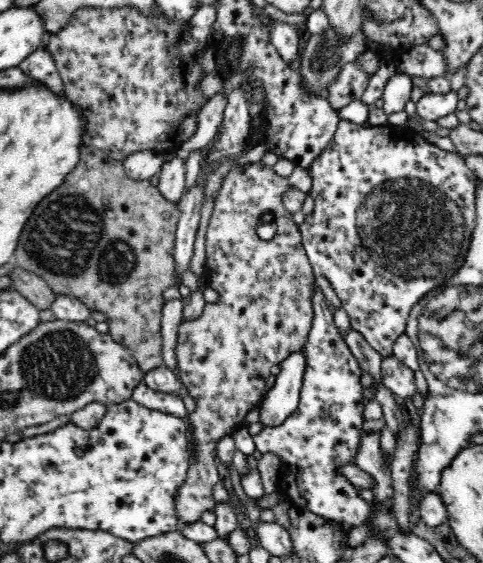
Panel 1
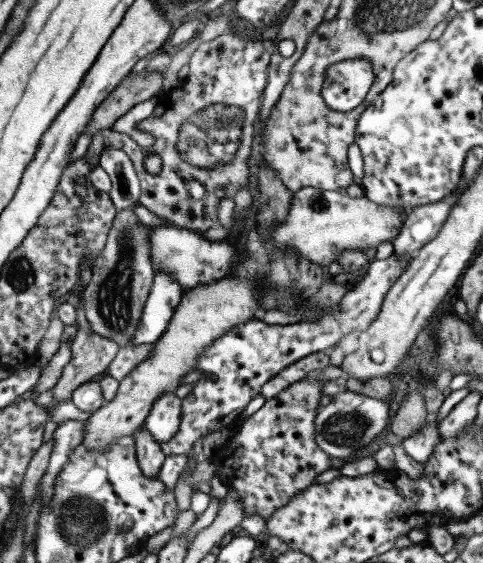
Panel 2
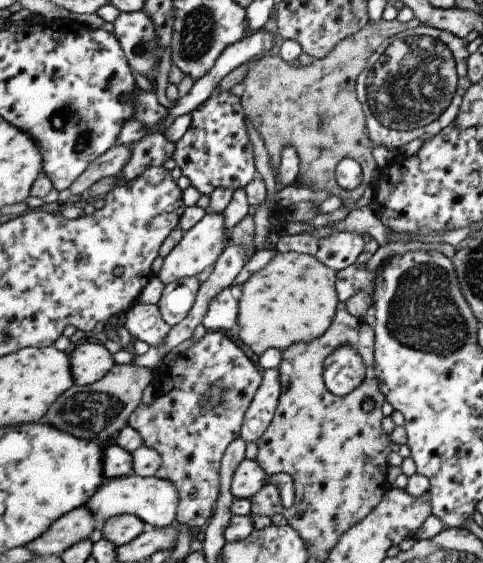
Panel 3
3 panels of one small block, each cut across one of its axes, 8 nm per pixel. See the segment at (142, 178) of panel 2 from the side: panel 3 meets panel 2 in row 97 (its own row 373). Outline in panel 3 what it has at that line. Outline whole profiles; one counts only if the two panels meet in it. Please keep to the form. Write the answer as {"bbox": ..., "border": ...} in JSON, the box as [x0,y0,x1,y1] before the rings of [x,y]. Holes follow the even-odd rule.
{"bbox":[128,331,262,530],"border":[[[207,331],[198,342],[180,354],[174,365],[159,369],[155,378],[156,398],[151,404],[143,402],[132,412],[128,424],[138,431],[148,448],[160,454],[162,464],[156,472],[160,480],[172,482],[178,490],[180,504],[176,508],[176,524],[203,530],[212,516],[220,492],[221,460],[231,442],[241,438],[246,410],[262,380],[262,374],[250,358],[220,331]]]}

